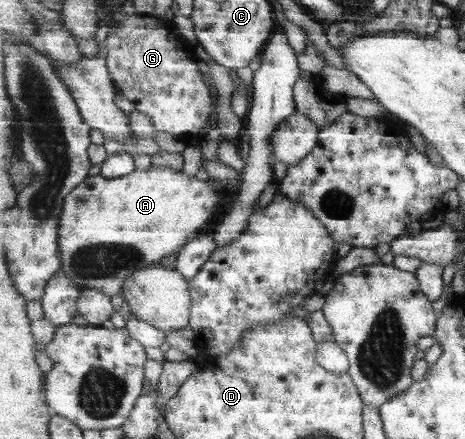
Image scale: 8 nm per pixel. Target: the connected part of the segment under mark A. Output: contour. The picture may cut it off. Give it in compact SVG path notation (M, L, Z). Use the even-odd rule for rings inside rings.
M150 167L148 171L134 171L124 177L107 178L101 173L88 176L69 196L66 196L65 206L61 217L61 229L59 230L59 244L63 257L63 267L71 280L80 284L83 289L99 289L102 293L114 297L121 293L125 287L125 281L137 271L142 271L155 263L160 263L164 257L170 257L179 253L190 240L193 240L214 217L216 209L220 205L220 193L214 191L210 182L202 181L195 176L188 176L184 171L174 171L166 167Z

